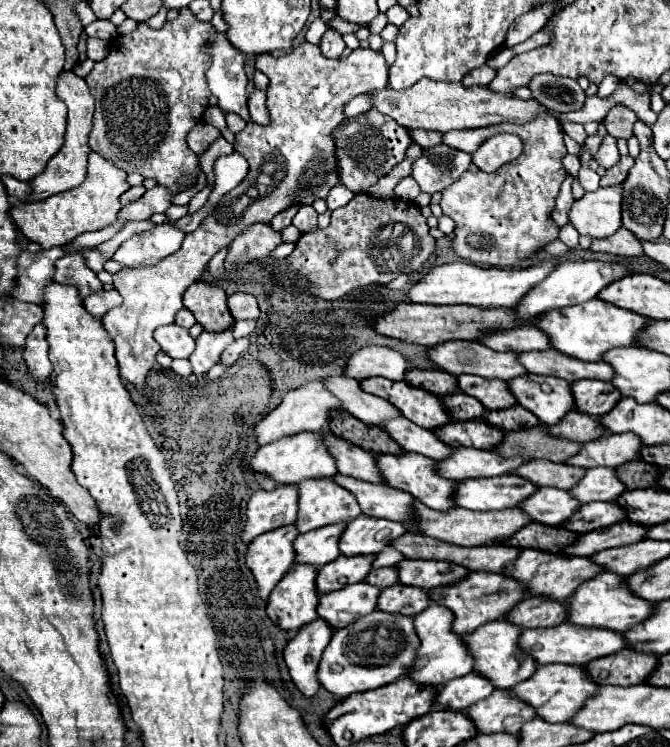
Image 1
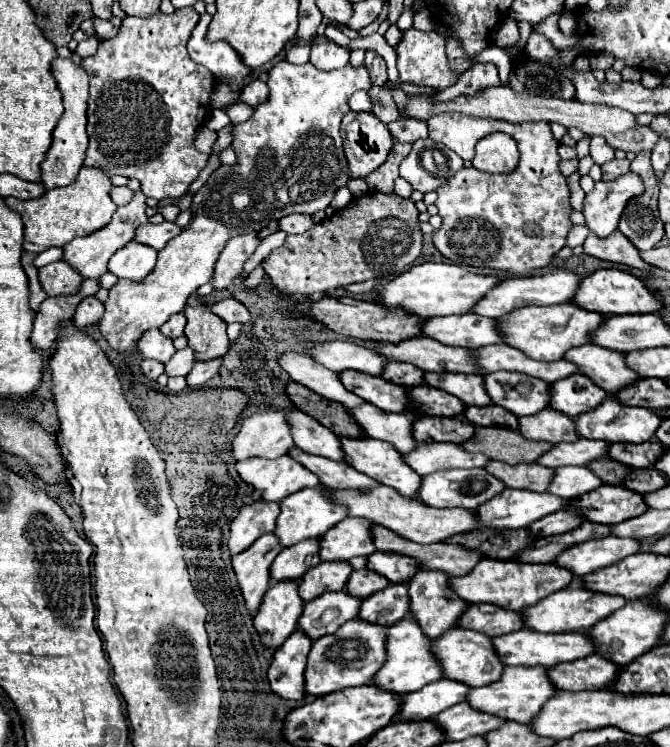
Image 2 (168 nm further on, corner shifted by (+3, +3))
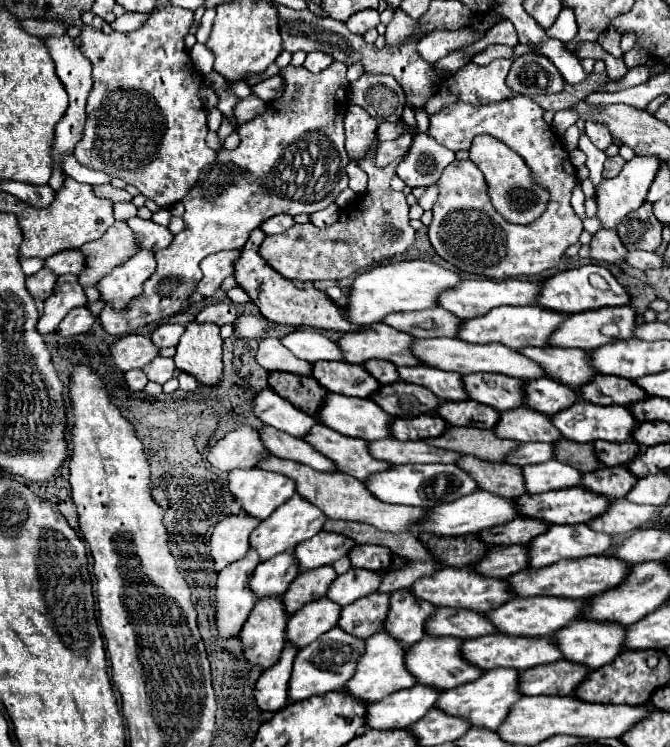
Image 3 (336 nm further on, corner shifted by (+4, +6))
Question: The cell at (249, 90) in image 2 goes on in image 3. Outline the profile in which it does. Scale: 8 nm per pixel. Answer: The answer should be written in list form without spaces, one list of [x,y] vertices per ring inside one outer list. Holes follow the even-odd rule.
[[[271,76],[271,78],[255,84],[255,86],[251,88],[251,92],[253,92],[257,98],[261,98],[263,102],[269,104],[269,102],[273,102],[275,98],[279,98],[279,94],[283,92],[283,78]]]

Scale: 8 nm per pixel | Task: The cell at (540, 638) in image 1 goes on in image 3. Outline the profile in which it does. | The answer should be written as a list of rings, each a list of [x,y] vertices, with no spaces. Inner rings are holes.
[[[491,634],[491,636],[479,636],[473,640],[463,642],[463,656],[479,666],[481,670],[491,670],[491,668],[519,668],[527,670],[531,666],[539,664],[551,664],[559,658],[563,658],[563,652],[559,646],[553,642],[553,638],[527,638],[527,636],[507,636],[507,634]]]

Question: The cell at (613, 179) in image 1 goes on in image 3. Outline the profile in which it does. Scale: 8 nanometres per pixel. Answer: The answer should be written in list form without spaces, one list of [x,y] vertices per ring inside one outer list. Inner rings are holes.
[[[613,156],[605,160],[605,168],[603,168],[603,178],[615,178],[619,174],[619,170],[623,168],[625,160],[621,156]]]

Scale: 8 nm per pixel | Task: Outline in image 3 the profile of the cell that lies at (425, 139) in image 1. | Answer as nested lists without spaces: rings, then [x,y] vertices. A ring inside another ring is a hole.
[[[399,120],[399,122],[381,122],[379,124],[379,128],[377,128],[377,136],[379,136],[379,140],[383,142],[383,140],[395,140],[395,138],[399,138],[403,132],[415,132],[417,128],[413,126],[407,126],[403,120]]]

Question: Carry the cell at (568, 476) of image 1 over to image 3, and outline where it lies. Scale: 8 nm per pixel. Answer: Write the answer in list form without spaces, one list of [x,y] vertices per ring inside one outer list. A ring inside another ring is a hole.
[[[463,456],[457,466],[463,466],[463,470],[467,470],[479,482],[479,488],[487,492],[507,498],[519,498],[525,494],[523,470],[519,466],[507,462],[483,462],[475,456]]]

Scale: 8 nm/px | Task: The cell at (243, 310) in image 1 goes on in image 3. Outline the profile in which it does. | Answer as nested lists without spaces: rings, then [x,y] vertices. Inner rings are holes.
[[[219,302],[219,304],[205,306],[197,314],[197,322],[213,322],[213,324],[219,324],[219,326],[233,324],[235,320],[237,320],[237,310],[229,302]]]

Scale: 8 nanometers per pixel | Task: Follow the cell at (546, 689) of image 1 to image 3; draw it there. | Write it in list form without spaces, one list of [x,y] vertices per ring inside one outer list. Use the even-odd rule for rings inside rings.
[[[487,670],[483,672],[481,678],[477,678],[471,684],[463,684],[457,688],[451,688],[447,692],[443,692],[443,698],[439,700],[441,710],[445,710],[447,714],[455,714],[455,716],[463,716],[471,722],[471,726],[485,726],[489,730],[497,730],[511,706],[521,698],[523,694],[519,692],[519,670]]]

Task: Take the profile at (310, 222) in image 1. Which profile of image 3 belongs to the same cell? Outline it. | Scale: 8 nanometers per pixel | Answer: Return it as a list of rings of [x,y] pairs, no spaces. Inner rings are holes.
[[[277,214],[277,216],[269,218],[267,222],[263,222],[261,230],[269,236],[269,234],[279,234],[279,232],[283,232],[283,230],[289,230],[291,226],[295,226],[293,216],[289,216],[289,214]]]

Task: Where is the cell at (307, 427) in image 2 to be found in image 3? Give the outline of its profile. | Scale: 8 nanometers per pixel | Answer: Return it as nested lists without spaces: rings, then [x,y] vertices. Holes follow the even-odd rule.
[[[267,388],[265,394],[259,394],[259,398],[255,398],[253,412],[263,420],[263,424],[283,430],[295,438],[305,438],[311,432],[311,428],[317,424],[315,418],[291,406],[285,398],[275,394],[271,388]]]

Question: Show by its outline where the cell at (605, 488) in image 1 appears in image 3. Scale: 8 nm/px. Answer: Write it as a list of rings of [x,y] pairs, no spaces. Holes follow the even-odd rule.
[[[559,460],[525,466],[523,476],[525,476],[527,494],[541,494],[541,492],[549,492],[549,490],[579,486],[581,478],[583,478],[579,474],[579,470],[575,470],[573,466],[567,466]]]

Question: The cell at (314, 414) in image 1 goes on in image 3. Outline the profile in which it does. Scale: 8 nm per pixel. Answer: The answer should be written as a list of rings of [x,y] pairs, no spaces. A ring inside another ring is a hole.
[[[245,424],[221,438],[209,450],[207,458],[215,468],[229,472],[233,468],[251,468],[263,458],[269,458],[269,454],[259,430]]]

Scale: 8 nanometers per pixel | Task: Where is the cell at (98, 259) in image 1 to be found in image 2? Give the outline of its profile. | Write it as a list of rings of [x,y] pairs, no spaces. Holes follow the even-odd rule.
[[[142,191],[134,193],[134,197],[128,205],[124,207],[118,207],[112,221],[100,229],[98,233],[92,233],[88,237],[76,237],[70,241],[70,245],[64,245],[64,255],[62,259],[72,267],[76,269],[84,279],[98,279],[106,273],[106,265],[108,265],[108,259],[124,245],[128,245],[128,241],[132,241],[134,237],[134,231],[144,225],[148,221],[146,217],[146,195]]]

